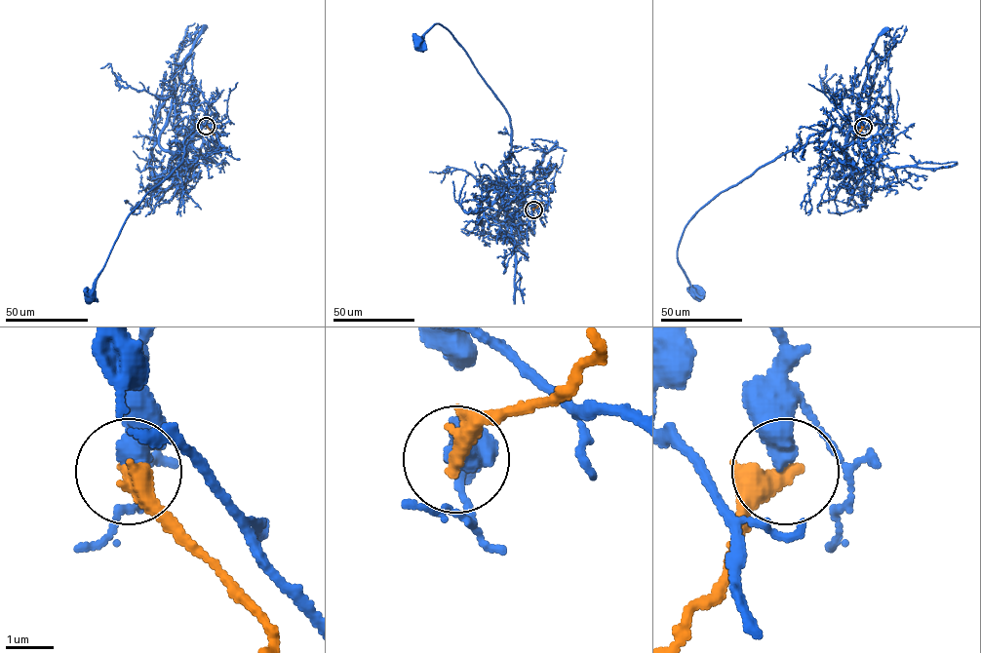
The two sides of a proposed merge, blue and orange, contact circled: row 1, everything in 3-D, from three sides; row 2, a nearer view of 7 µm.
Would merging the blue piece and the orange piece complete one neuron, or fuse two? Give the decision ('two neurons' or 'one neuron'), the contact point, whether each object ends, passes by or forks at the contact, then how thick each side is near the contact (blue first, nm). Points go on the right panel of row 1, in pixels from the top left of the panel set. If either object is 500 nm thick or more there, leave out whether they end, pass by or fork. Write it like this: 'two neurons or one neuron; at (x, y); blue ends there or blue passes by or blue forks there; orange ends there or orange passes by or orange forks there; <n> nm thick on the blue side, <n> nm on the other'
two neurons; at (863, 127); 550 nm thick on the blue side, 480 nm on the other

